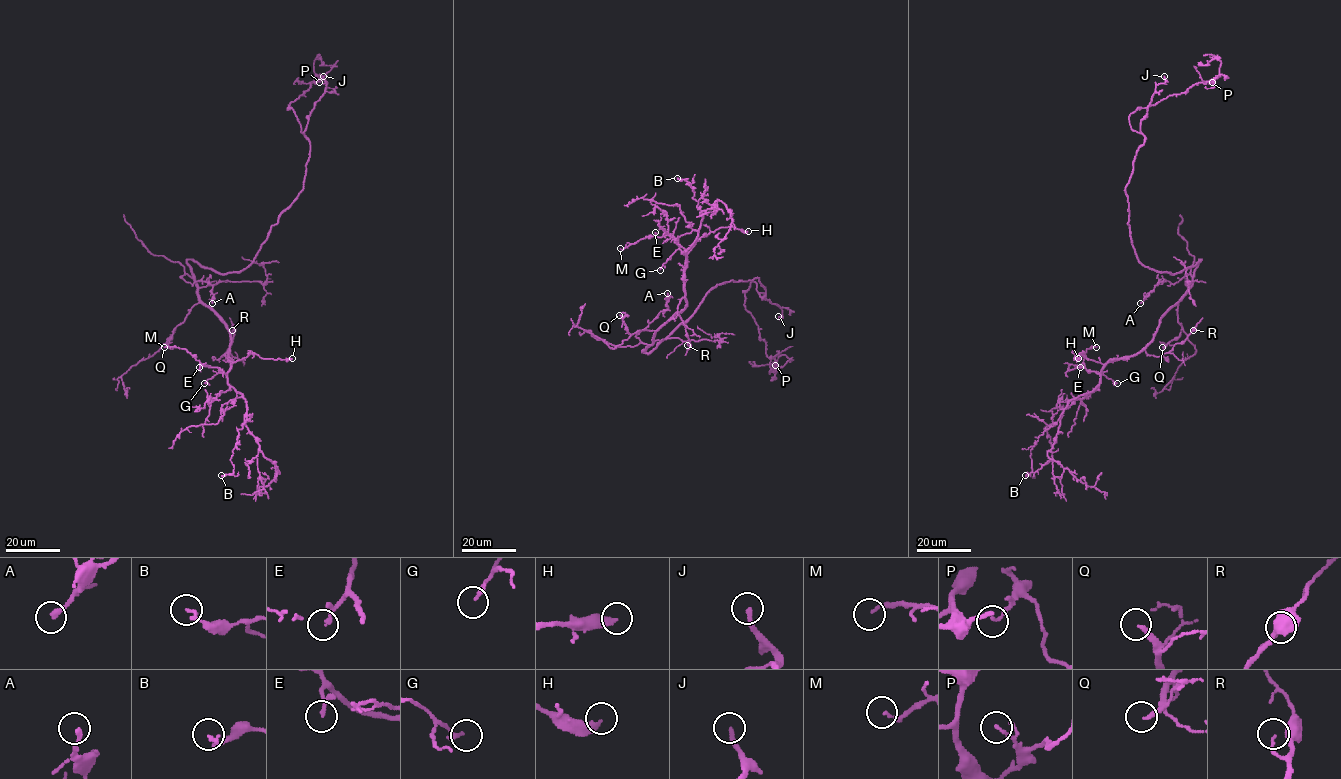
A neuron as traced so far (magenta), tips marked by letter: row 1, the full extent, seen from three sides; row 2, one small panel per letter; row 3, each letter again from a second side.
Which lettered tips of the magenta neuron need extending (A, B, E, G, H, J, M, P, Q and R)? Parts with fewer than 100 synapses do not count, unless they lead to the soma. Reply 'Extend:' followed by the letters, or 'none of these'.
Extend: J, Q

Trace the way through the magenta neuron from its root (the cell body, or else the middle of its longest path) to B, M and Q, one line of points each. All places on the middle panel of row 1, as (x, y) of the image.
B: (669, 334), (648, 353), (642, 351), (687, 303), (683, 253), (698, 234), (702, 212), (691, 186), (677, 178)
M: (669, 334), (648, 353), (642, 351), (685, 307), (685, 255), (670, 234), (647, 236), (620, 248)
Q: (669, 334), (648, 353), (644, 352), (652, 343), (654, 331), (639, 330), (631, 334), (619, 315)

